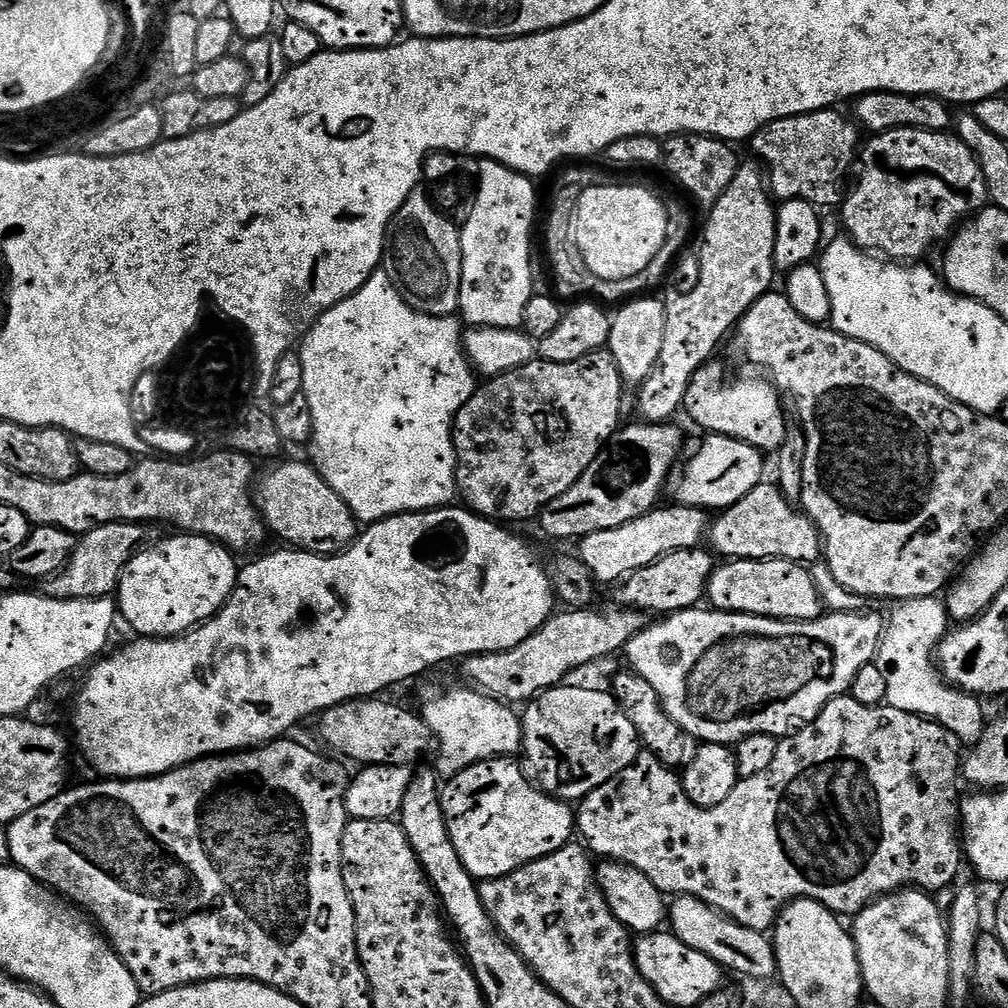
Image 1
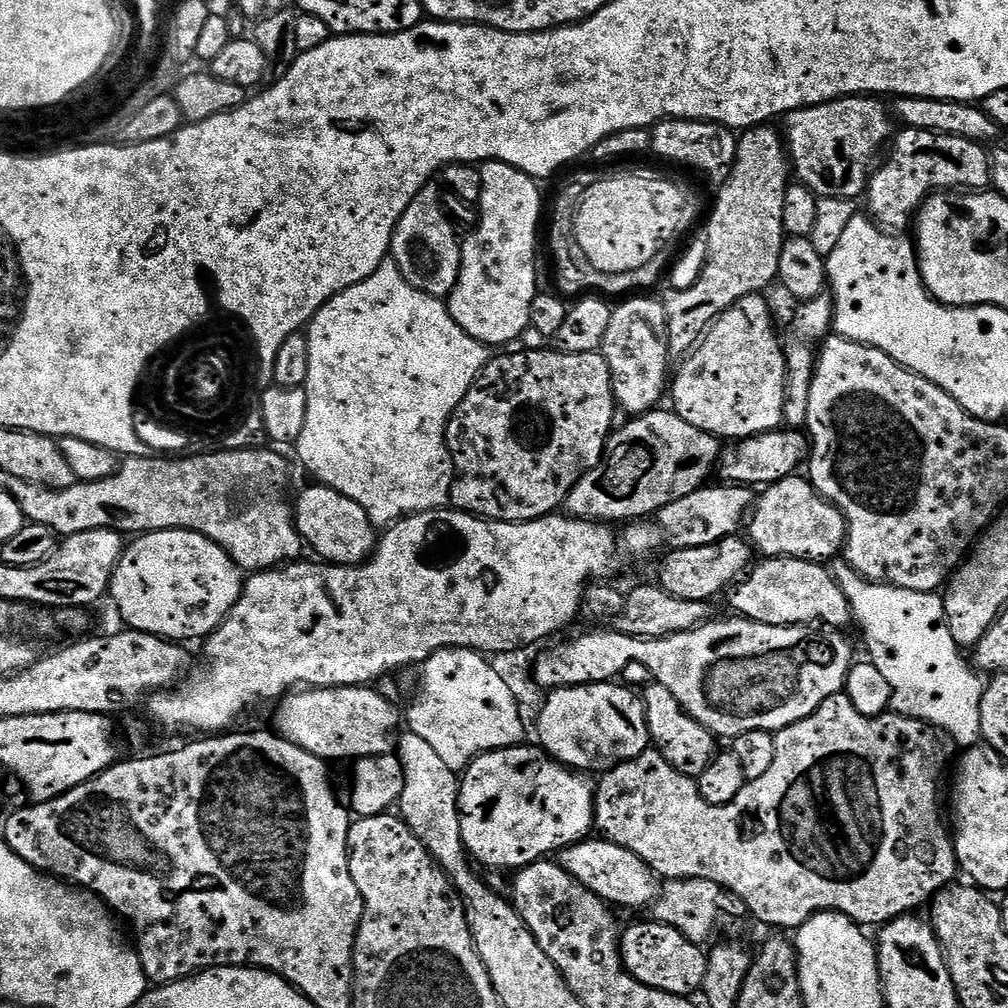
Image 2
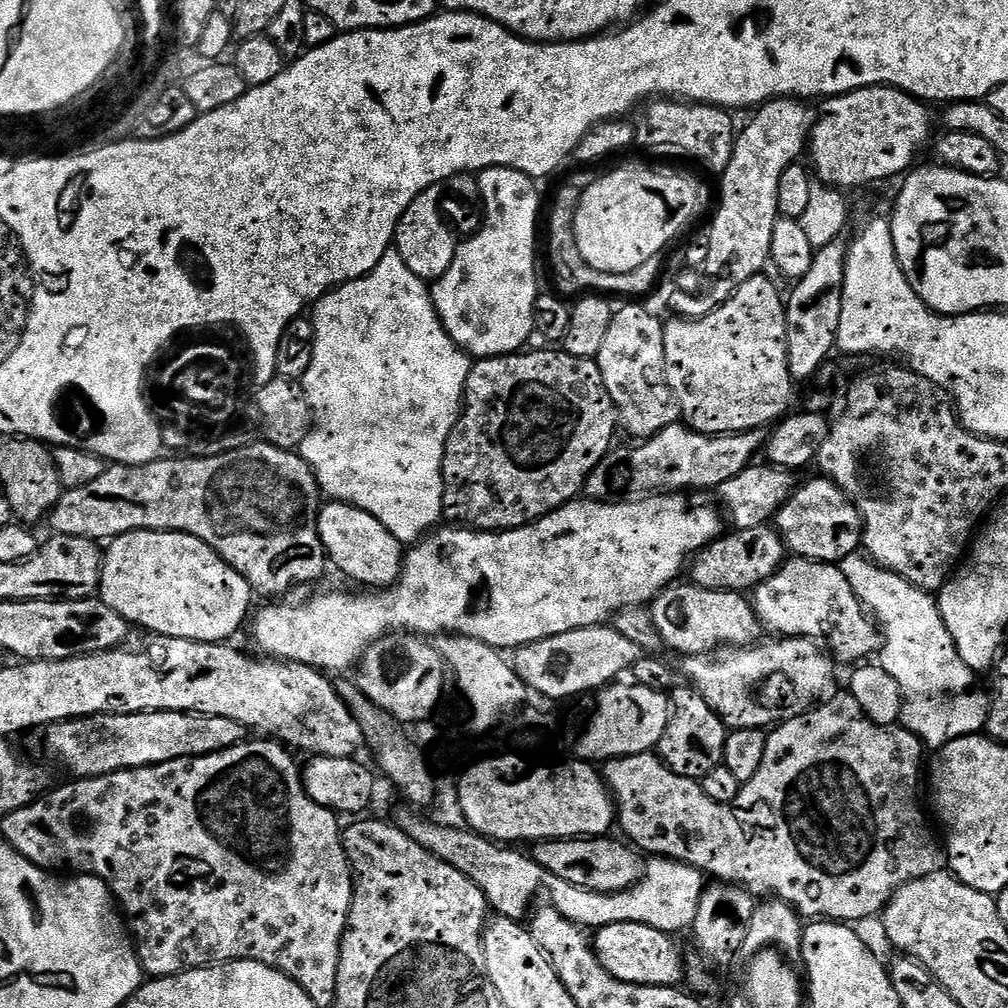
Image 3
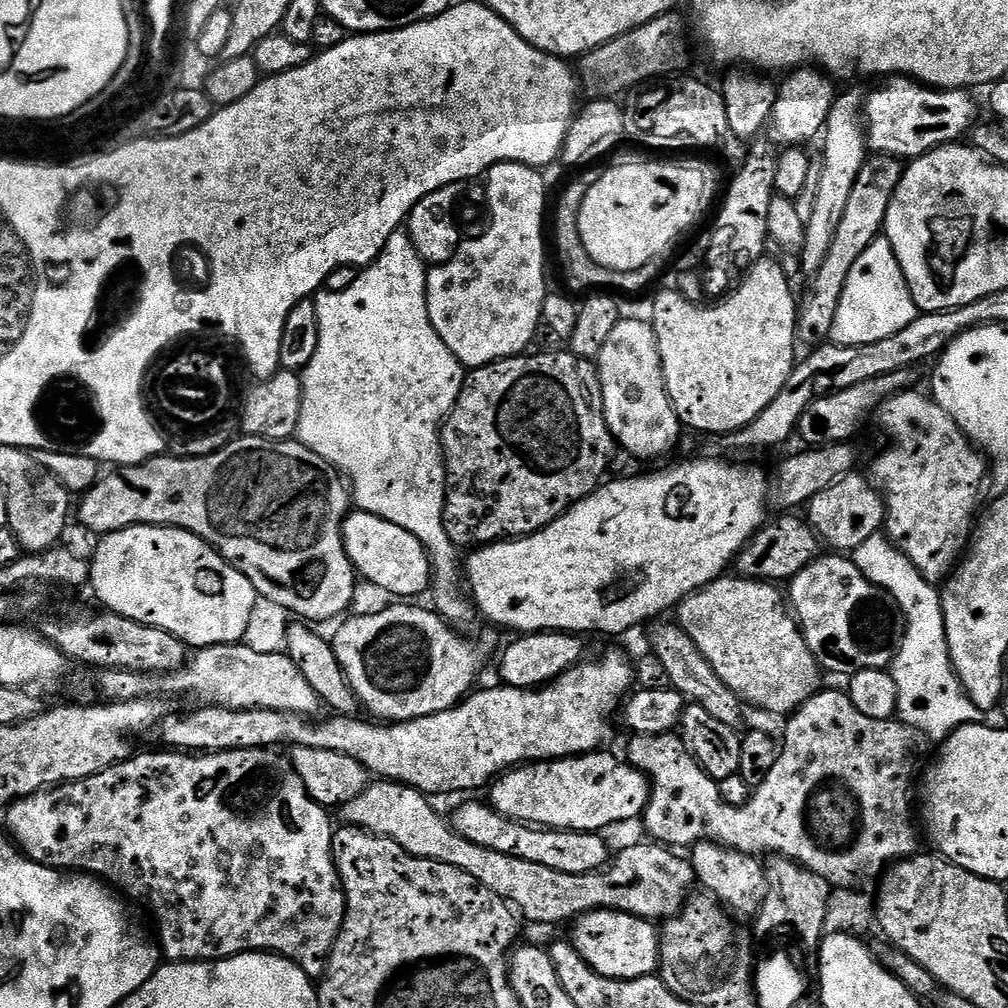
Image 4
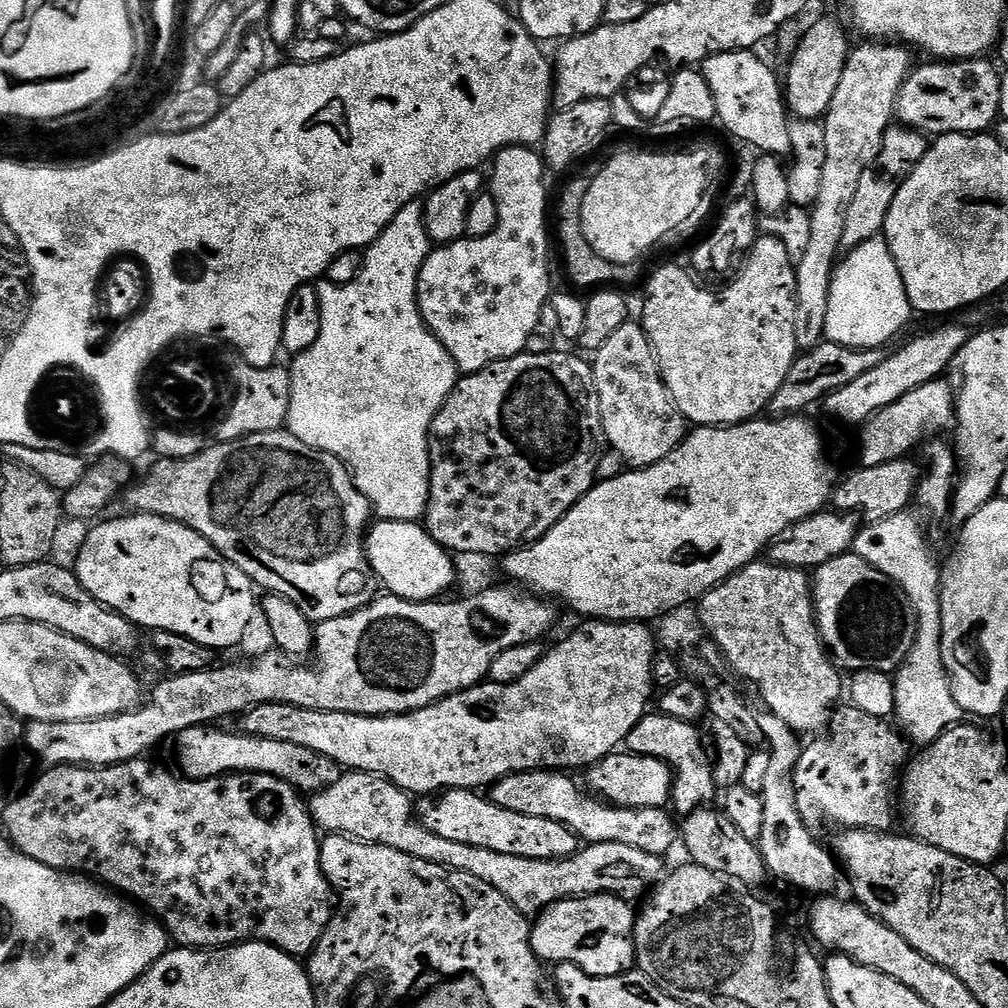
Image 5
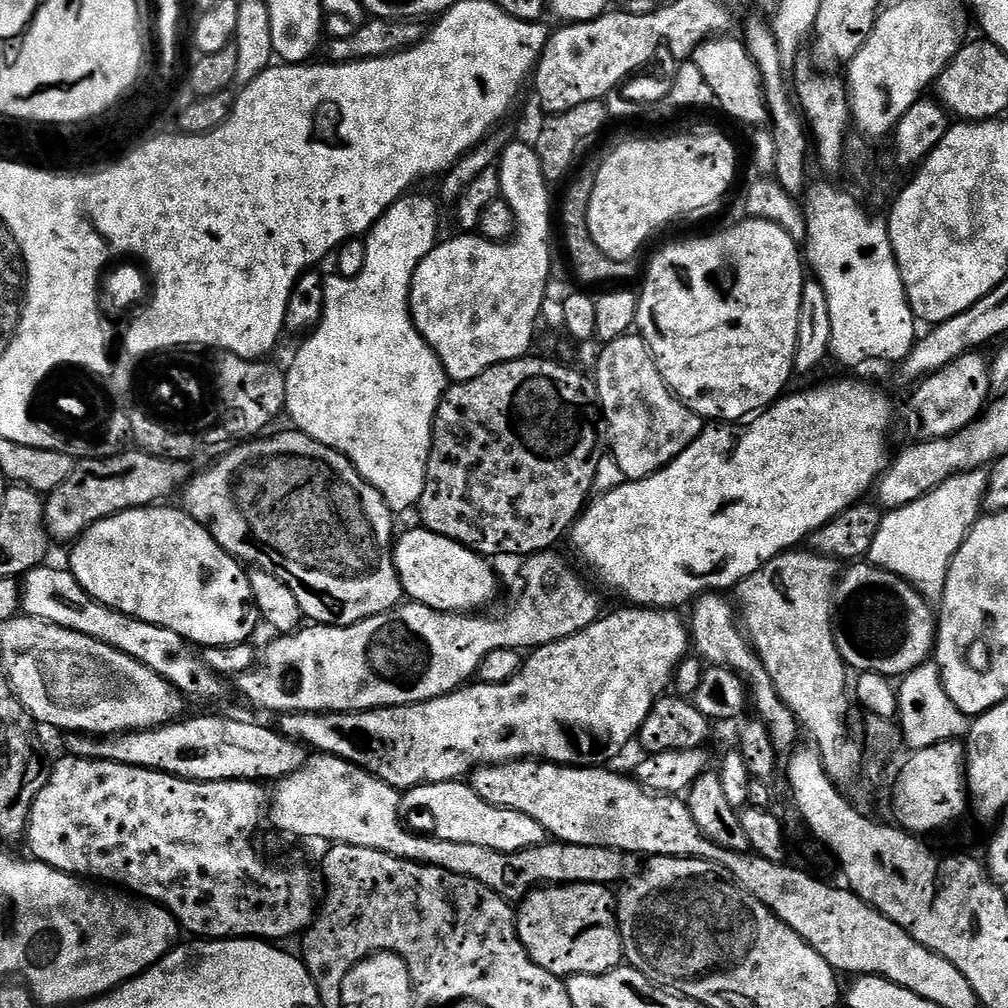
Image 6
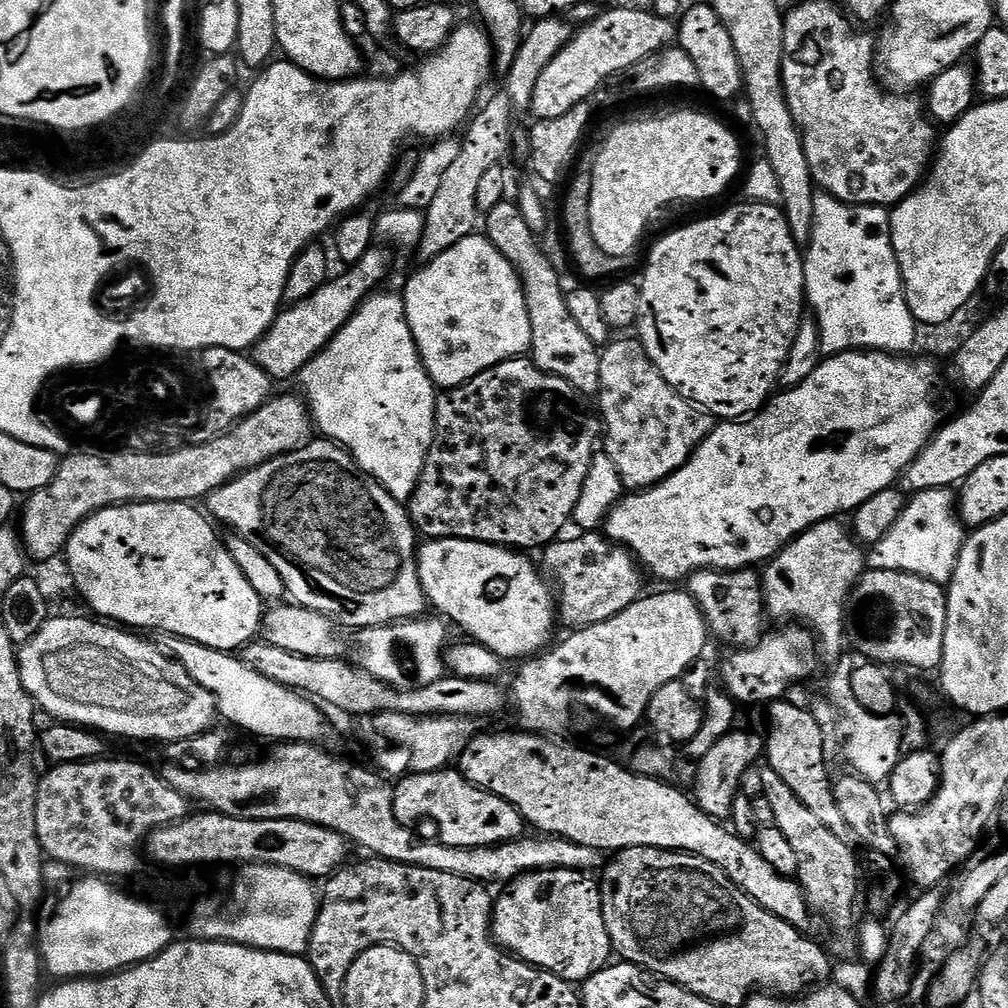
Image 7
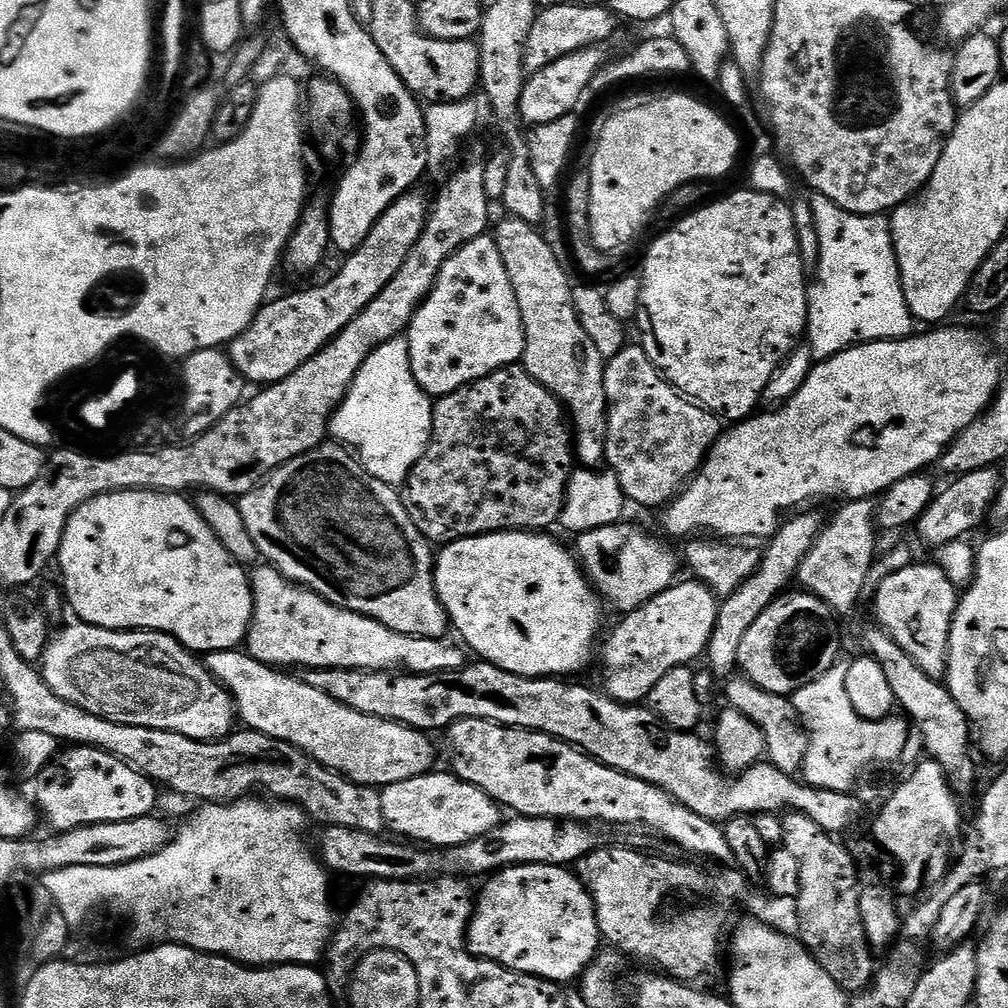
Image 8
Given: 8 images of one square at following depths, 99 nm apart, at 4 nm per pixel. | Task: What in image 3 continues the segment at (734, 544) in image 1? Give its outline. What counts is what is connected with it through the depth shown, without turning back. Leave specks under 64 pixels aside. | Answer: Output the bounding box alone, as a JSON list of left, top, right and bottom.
[774,478,864,565]

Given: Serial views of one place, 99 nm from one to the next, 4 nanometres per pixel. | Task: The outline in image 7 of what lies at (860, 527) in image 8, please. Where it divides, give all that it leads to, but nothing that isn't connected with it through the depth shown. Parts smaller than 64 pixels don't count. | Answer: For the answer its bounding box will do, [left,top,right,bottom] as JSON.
[762,518,866,658]

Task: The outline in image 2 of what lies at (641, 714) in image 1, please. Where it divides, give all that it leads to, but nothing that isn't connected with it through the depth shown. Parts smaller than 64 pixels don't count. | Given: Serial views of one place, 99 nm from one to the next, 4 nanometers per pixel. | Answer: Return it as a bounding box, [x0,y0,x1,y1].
[642,682,717,778]

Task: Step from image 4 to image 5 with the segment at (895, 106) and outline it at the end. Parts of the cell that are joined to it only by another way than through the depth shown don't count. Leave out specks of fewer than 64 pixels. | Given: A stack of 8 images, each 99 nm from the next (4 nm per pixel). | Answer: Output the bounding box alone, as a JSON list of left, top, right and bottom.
[895,58,1002,138]

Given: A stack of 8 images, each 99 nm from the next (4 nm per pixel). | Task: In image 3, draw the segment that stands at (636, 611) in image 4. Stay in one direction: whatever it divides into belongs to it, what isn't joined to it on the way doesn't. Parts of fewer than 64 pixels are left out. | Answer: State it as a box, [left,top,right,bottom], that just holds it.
[251,494,721,673]

